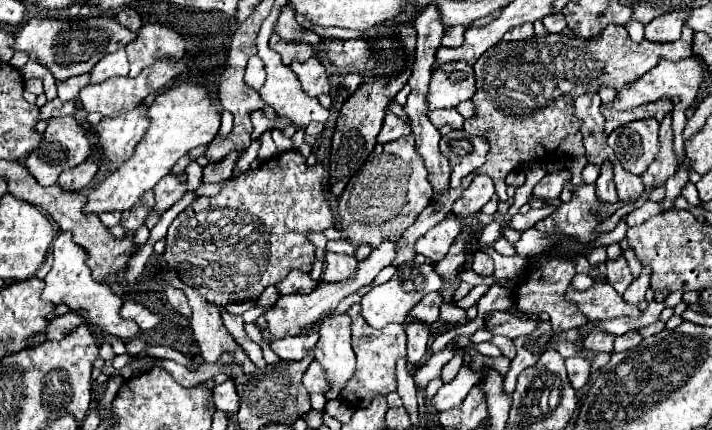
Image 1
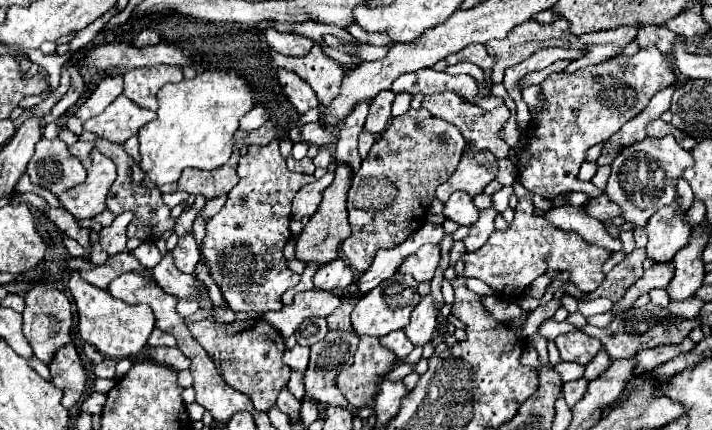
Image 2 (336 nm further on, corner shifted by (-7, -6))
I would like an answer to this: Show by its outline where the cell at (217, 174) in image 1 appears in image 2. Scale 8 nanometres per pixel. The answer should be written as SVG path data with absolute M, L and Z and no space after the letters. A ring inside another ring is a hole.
M189 232L189 234L179 238L179 242L177 242L175 250L173 250L173 258L175 258L175 266L181 272L185 272L185 274L195 272L195 266L197 266L201 254L199 254L199 246L195 242L193 232Z

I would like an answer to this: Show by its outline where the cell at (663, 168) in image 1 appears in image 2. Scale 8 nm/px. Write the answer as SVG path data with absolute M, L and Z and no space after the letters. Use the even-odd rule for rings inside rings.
M675 196L675 200L669 206L659 208L659 212L653 214L645 226L649 234L647 256L655 258L655 262L673 260L675 252L689 242L691 226L685 222L687 212L679 212L679 204L681 198Z

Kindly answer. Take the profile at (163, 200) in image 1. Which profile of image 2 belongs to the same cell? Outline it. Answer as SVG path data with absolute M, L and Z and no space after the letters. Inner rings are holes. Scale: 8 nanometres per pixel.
M171 252L163 254L161 262L153 268L153 278L167 294L173 294L173 296L185 298L185 300L193 300L195 276L183 274L181 270L177 270Z

